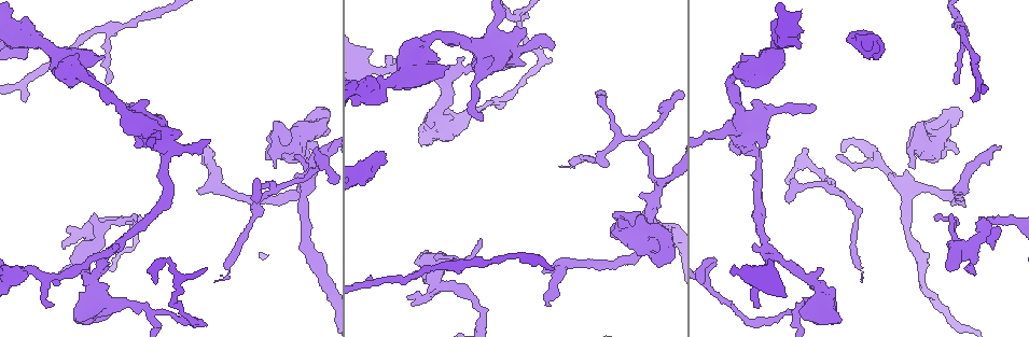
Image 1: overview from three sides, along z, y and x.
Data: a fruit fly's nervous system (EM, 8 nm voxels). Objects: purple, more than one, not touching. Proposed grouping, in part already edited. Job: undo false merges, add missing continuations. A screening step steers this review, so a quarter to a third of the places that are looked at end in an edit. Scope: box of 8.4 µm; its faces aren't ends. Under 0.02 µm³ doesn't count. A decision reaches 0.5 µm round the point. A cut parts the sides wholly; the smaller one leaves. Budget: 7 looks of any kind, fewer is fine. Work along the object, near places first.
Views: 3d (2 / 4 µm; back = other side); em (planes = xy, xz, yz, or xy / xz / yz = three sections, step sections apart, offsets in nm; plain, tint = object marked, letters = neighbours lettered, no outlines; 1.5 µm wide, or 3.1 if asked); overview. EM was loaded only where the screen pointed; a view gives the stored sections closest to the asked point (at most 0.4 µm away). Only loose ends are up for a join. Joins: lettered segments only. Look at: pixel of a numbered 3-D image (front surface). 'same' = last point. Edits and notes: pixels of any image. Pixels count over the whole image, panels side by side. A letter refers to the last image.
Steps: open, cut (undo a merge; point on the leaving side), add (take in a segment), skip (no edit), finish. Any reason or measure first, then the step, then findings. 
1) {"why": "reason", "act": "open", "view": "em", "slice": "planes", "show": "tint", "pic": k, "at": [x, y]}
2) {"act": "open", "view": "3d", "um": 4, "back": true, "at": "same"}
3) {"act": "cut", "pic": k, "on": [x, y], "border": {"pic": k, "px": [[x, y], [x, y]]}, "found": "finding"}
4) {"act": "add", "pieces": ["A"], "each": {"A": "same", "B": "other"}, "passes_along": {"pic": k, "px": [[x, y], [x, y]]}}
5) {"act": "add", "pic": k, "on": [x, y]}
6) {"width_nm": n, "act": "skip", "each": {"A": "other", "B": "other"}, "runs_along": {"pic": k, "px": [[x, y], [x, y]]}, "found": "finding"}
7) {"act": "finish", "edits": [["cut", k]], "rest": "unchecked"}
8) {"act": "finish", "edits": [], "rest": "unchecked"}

{"why": "thick turns thin", "act": "open", "view": "3d", "um": 4, "back": true, "pic": 1, "at": [666, 250]}

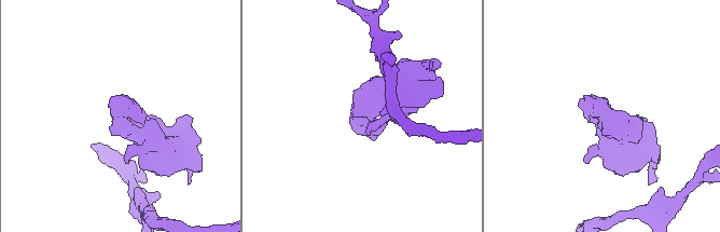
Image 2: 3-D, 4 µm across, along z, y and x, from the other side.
{"act": "open", "view": "em", "slice": "planes", "show": "tint", "pic": 2, "at": [599, 111]}

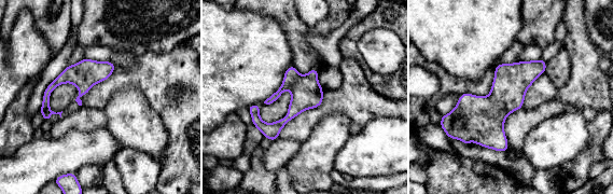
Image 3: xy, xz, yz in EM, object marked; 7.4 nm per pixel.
{"act": "open", "view": "em", "slice": "planes", "show": "letters", "at": "same"}

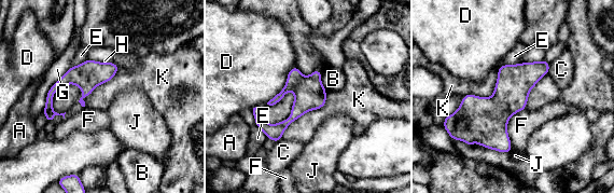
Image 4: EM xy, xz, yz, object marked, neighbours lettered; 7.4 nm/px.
{"width_nm": 240, "act": "skip", "each": {"A": "other", "B": "other", "C": "other", "D": "other", "E": "other", "F": "other", "G": "other", "H": "other", "J": "other", "K": "other"}, "border": {"pic": 4, "px": [[326, 92], [281, 138]]}, "found": "one neuron here"}

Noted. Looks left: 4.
{"why": "branch stops here", "act": "open", "view": "3d", "um": 2, "pic": 1, "at": [228, 270]}

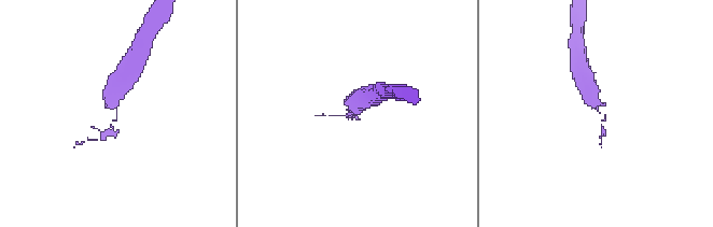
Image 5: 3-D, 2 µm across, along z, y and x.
{"act": "open", "view": "em", "slice": "planes", "show": "letters", "pic": 5, "at": [352, 119]}

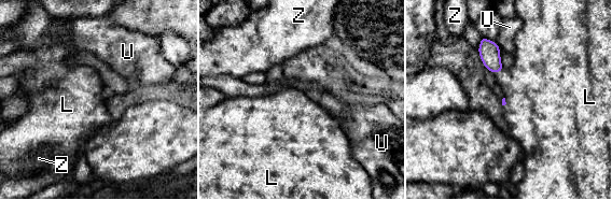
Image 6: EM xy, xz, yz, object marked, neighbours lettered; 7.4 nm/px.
{"act": "add", "pic": 6, "on": [529, 85], "each": {"L": "same", "U": "other", "Z": "other"}, "passes_along": {"pic": 6, "px": [[489, 52], [499, 71], [529, 85]]}, "found": "the neuron continues"}

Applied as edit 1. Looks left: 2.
{"act": "finish", "edits": [["add", 6]], "rest": "unchecked"}

